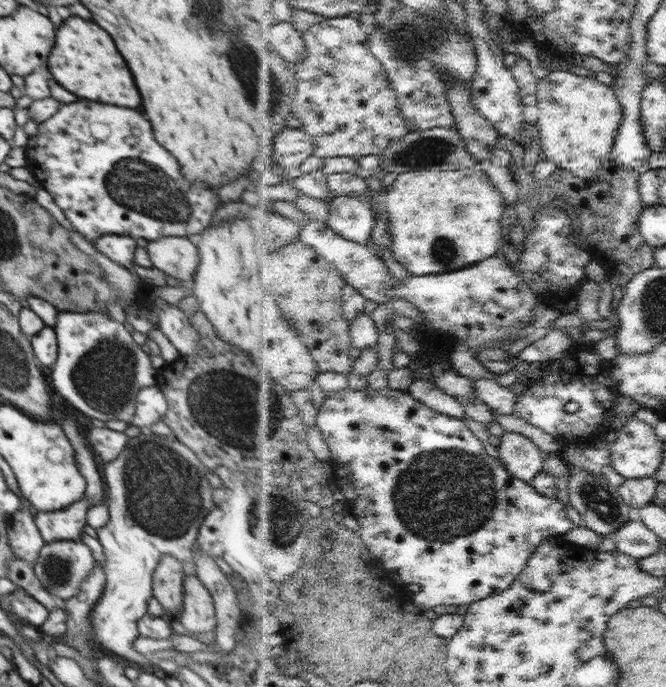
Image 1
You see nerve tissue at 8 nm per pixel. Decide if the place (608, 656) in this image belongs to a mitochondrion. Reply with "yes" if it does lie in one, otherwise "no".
no

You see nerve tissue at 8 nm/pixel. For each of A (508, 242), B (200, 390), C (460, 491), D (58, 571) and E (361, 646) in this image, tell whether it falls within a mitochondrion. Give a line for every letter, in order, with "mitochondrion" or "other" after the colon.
A: other
B: mitochondrion
C: mitochondrion
D: mitochondrion
E: other

